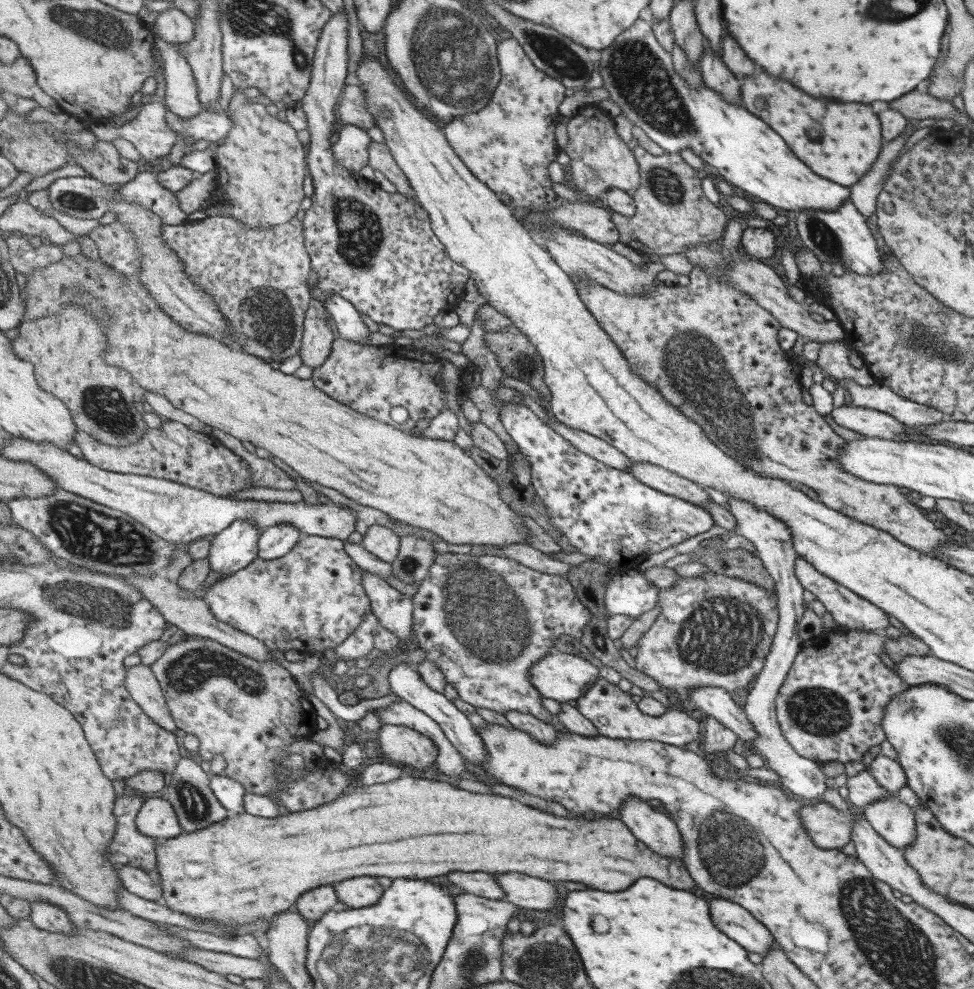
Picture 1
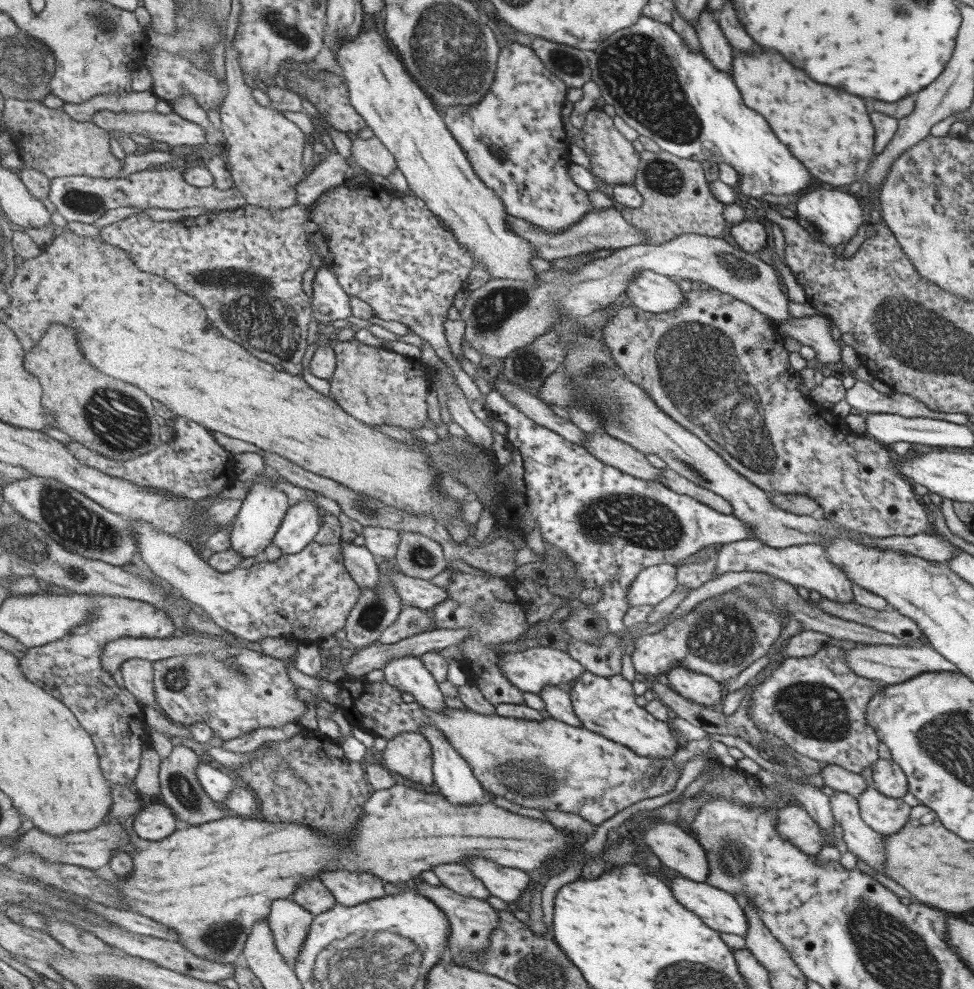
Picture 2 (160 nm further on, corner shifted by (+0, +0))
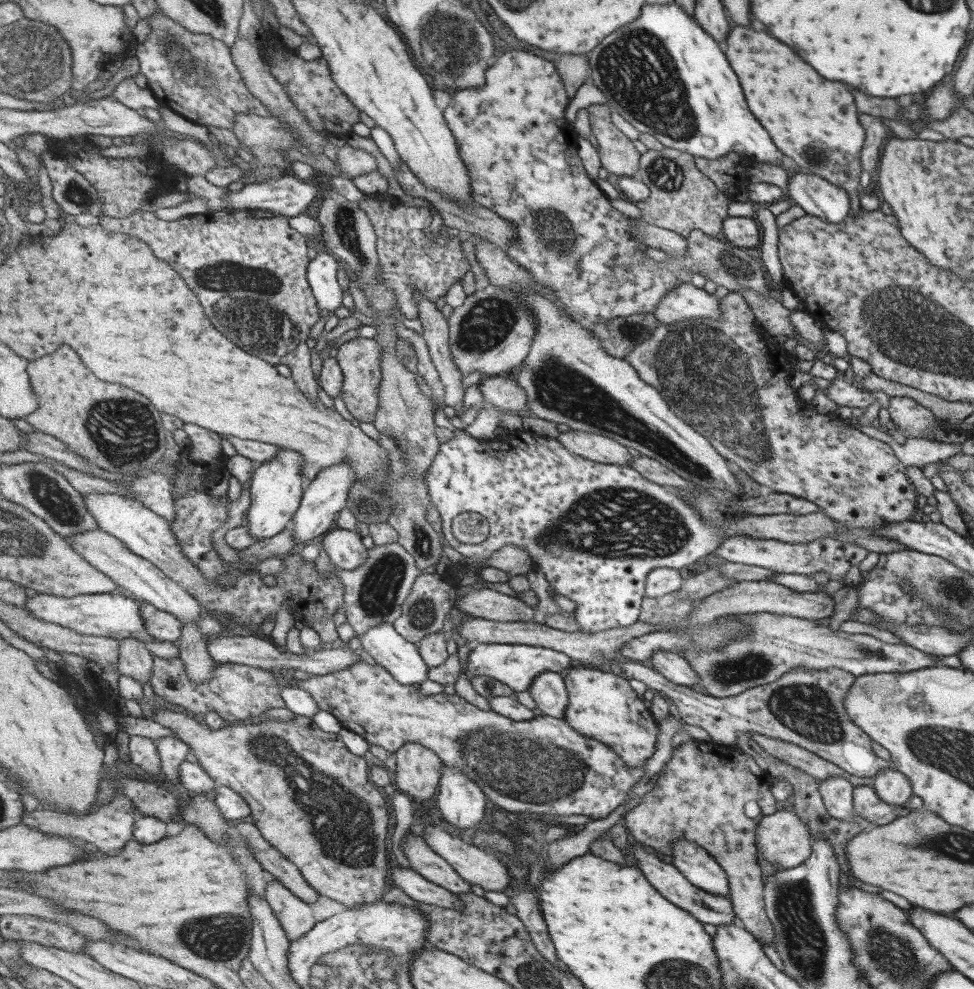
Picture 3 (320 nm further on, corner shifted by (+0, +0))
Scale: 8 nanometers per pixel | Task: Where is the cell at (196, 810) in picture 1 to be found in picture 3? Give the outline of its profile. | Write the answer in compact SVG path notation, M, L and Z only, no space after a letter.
M166 736L156 741L158 751L162 760L162 770L165 773L167 782L172 786L179 784L183 787L180 779L180 766L187 760L187 756L191 754L191 747L179 737Z

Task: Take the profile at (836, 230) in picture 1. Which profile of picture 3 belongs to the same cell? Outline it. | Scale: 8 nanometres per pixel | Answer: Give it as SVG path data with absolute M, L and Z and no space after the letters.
M808 172L790 178L787 194L807 215L828 223L841 222L854 201L846 190Z

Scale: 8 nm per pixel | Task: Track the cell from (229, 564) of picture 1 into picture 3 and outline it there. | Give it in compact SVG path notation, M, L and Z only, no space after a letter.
M283 449L269 462L259 464L251 480L252 504L246 513L246 525L255 540L267 540L284 533L291 527L293 518L304 500L308 481L303 472L306 460L304 454L293 449Z

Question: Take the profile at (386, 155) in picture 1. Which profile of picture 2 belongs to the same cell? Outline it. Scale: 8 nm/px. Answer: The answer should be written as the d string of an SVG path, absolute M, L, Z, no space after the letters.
M376 136L356 138L351 149L359 167L371 174L389 177L398 168L395 155Z

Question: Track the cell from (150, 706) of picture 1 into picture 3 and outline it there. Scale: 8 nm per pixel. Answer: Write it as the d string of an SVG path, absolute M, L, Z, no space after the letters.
M124 638L121 641L119 670L121 674L131 676L140 684L152 683L154 656L147 650L143 641L136 638Z

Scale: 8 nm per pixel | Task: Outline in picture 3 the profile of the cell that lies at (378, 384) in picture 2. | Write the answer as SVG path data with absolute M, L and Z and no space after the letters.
M356 337L338 348L336 359L340 362L345 375L341 399L352 416L361 422L375 422L383 382L383 356L383 347L376 339Z

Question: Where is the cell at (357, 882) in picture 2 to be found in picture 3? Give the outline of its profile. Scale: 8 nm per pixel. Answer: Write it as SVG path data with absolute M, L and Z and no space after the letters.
M155 708L154 719L163 726L170 728L178 734L181 740L184 740L196 755L198 761L203 768L209 773L209 776L219 784L219 786L227 786L235 792L241 794L252 808L251 817L253 822L260 828L263 836L267 840L271 840L273 846L277 846L281 850L281 854L291 856L291 862L297 862L297 866L301 866L301 872L305 874L309 884L316 888L318 892L333 899L345 906L355 907L372 902L383 900L383 894L388 891L387 876L389 876L389 860L387 860L387 834L389 834L389 814L385 808L384 789L378 788L371 779L370 769L367 766L367 760L363 756L355 754L343 742L340 734L325 732L312 718L294 715L292 719L285 722L278 719L259 718L249 723L240 723L237 725L227 724L217 730L211 730L204 721L199 722L183 714L183 712L175 712L175 710Z

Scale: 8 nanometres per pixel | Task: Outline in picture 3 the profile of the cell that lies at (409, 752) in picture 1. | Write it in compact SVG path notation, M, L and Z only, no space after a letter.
M408 742L403 748L395 752L397 760L396 775L394 785L405 795L417 798L421 801L434 801L439 788L439 782L444 773L444 761L439 758L436 752L429 747L423 746L419 742Z

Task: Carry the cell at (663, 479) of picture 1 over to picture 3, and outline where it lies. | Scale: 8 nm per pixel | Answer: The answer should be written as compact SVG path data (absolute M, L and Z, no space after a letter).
M569 430L557 436L575 454L595 462L612 465L627 465L635 453L620 442L607 436L579 430Z

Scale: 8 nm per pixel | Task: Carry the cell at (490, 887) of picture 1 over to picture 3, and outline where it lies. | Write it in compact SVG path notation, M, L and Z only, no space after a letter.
M411 833L404 842L403 852L411 862L411 867L418 873L457 895L471 892L471 882L467 882L448 860L433 852L432 847L423 837Z

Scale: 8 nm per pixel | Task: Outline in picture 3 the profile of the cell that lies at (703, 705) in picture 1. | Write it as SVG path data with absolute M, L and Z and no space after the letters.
M656 652L651 656L648 665L673 684L689 687L698 683L695 670L681 655L673 652Z

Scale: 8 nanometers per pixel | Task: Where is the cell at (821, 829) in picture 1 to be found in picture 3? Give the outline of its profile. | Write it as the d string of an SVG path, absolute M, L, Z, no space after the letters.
M791 808L761 817L754 833L758 858L768 866L793 868L810 855L808 828Z

